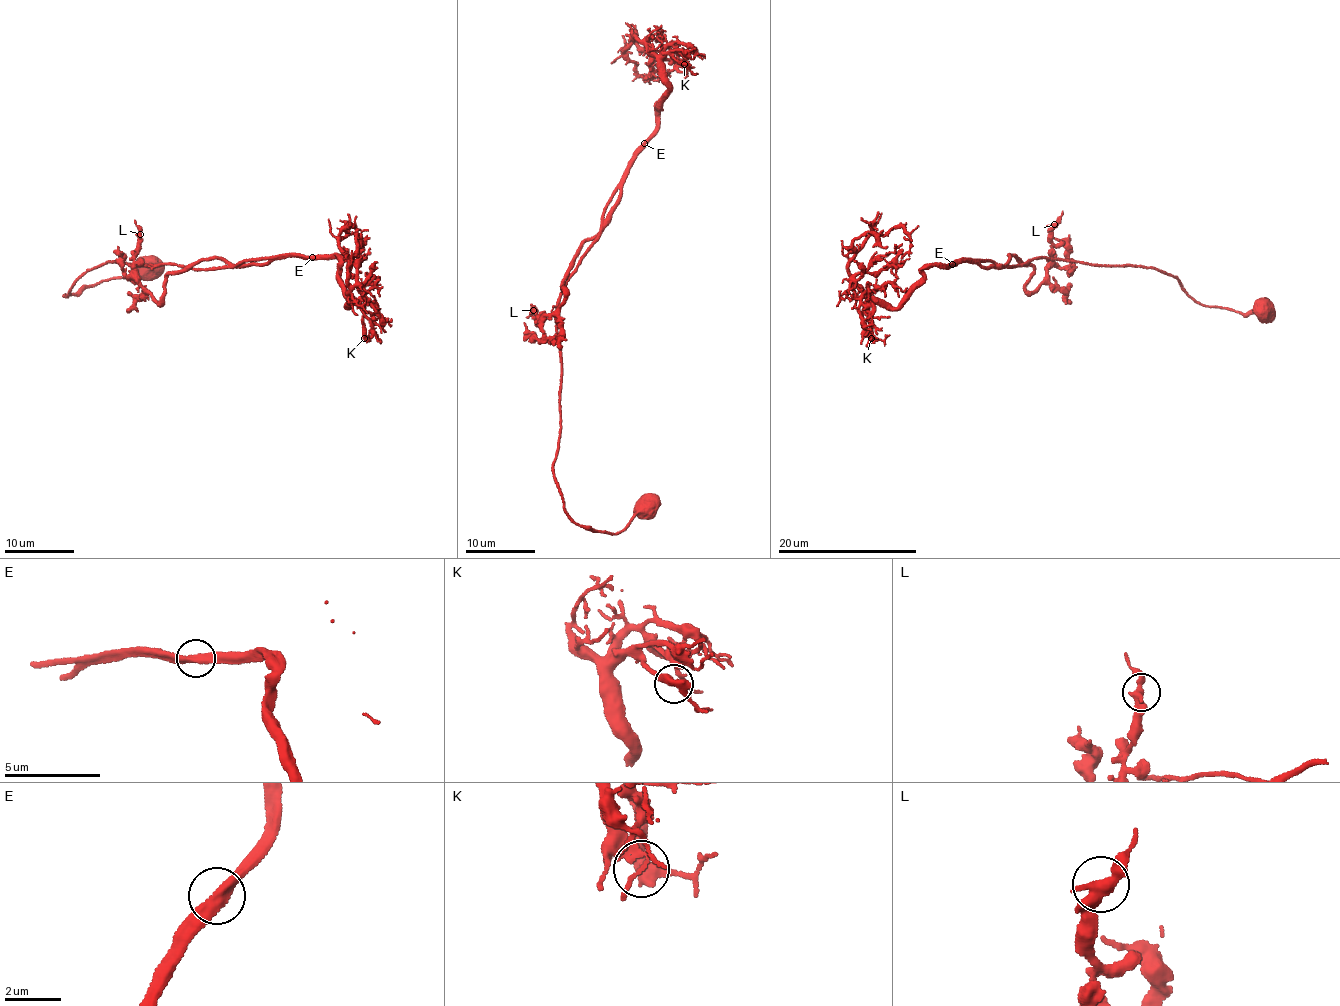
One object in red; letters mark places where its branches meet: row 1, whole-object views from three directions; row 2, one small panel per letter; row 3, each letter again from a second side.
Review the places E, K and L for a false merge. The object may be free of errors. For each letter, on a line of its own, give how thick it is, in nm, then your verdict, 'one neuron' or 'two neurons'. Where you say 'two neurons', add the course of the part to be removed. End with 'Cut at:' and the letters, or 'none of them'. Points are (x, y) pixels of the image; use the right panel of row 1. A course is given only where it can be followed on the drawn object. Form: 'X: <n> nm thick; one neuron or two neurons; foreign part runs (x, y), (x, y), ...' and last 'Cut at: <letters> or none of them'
E: 420 nm thick; one neuron
K: 440 nm thick; one neuron
L: 400 nm thick; one neuron
Cut at: none of them

